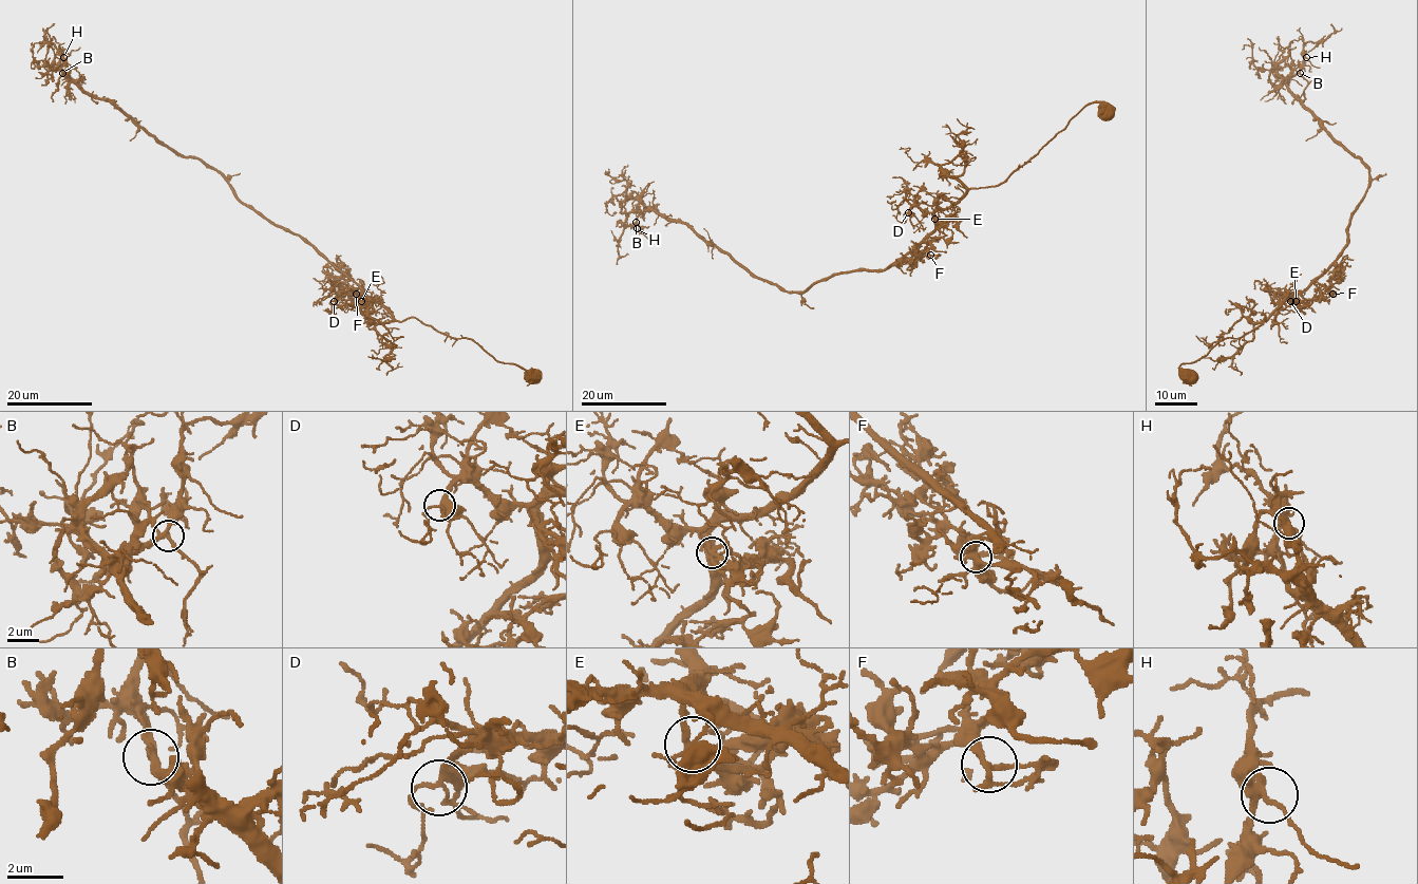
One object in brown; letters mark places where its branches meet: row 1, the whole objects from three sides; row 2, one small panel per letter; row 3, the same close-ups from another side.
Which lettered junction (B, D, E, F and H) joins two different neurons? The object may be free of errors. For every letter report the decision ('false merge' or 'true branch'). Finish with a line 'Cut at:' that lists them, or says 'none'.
B: true branch
D: true branch
E: false merge
F: true branch
H: true branch
Cut at: E

